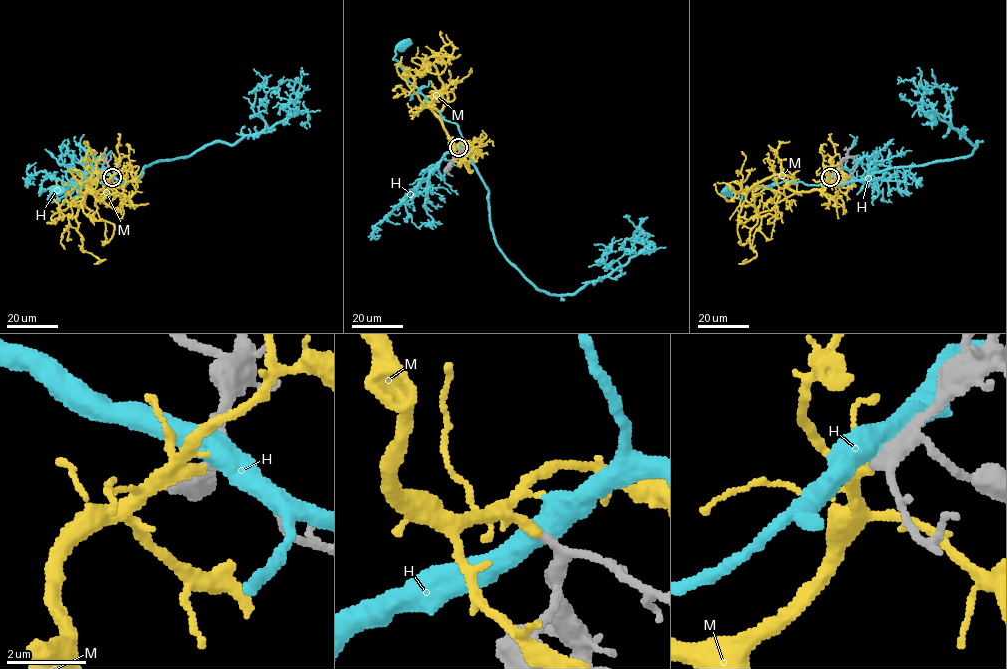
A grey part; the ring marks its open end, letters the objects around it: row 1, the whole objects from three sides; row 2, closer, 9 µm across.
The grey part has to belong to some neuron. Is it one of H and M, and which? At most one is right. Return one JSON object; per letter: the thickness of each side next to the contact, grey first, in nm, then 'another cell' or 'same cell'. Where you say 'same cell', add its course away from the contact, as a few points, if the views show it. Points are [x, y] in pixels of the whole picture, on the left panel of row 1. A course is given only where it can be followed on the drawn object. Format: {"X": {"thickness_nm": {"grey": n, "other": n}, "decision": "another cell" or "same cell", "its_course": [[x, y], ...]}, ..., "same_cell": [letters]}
{"H": {"thickness_nm": {"grey": 320, "other": 550}, "decision": "another cell"}, "M": {"thickness_nm": {"grey": 280, "other": 200}, "decision": "same cell", "its_course": [[113, 177], [98, 191], [87, 184], [101, 175], [76, 217], [82, 250], [101, 261], [94, 264]]}, "same_cell": ["M"]}

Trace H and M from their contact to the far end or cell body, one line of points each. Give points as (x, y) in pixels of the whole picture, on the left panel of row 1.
H: (113, 177), (118, 181), (115, 185), (83, 181), (53, 190), (48, 199), (57, 191)
M: (113, 177), (98, 191), (87, 184), (101, 175), (76, 217), (82, 250), (101, 261), (94, 264)

